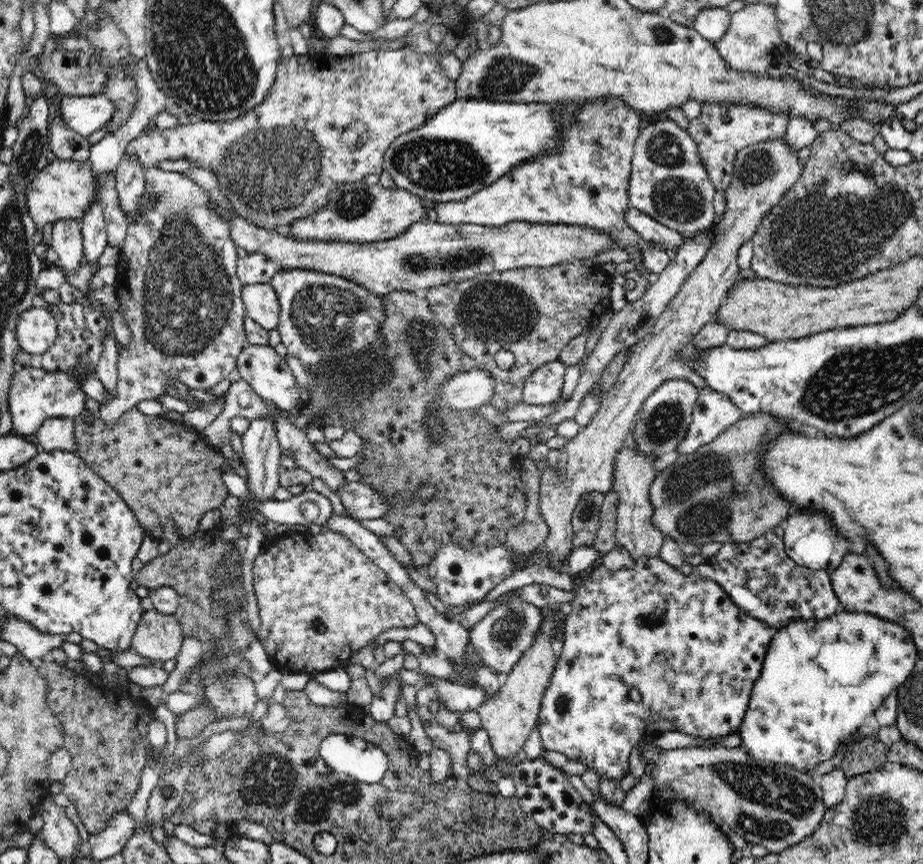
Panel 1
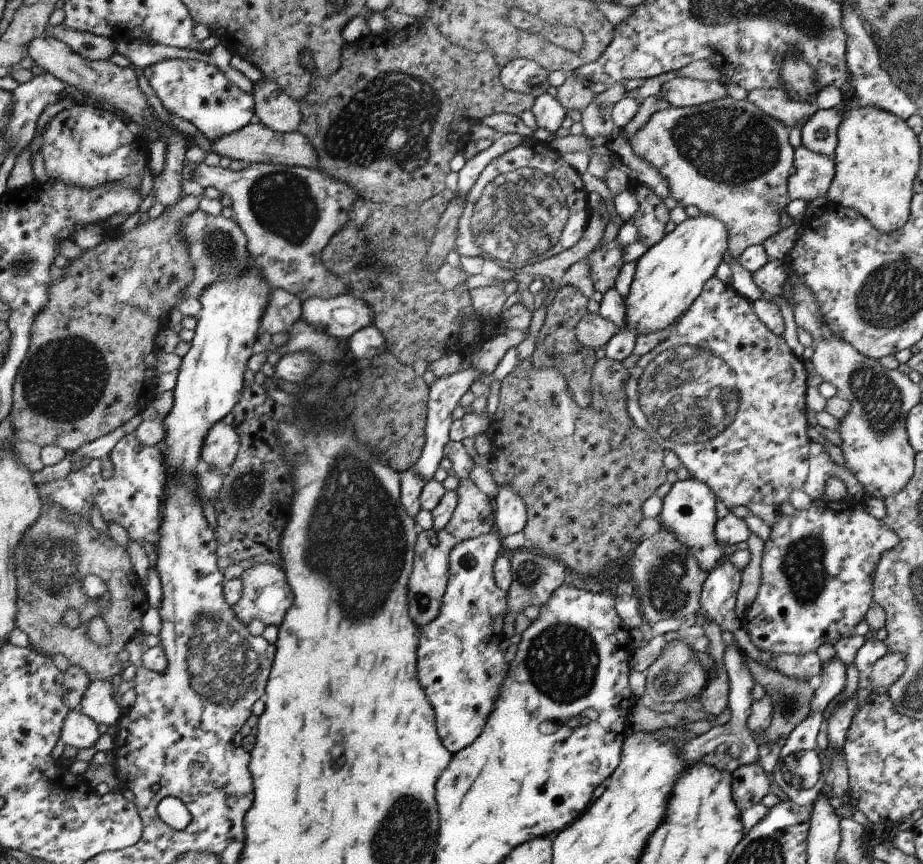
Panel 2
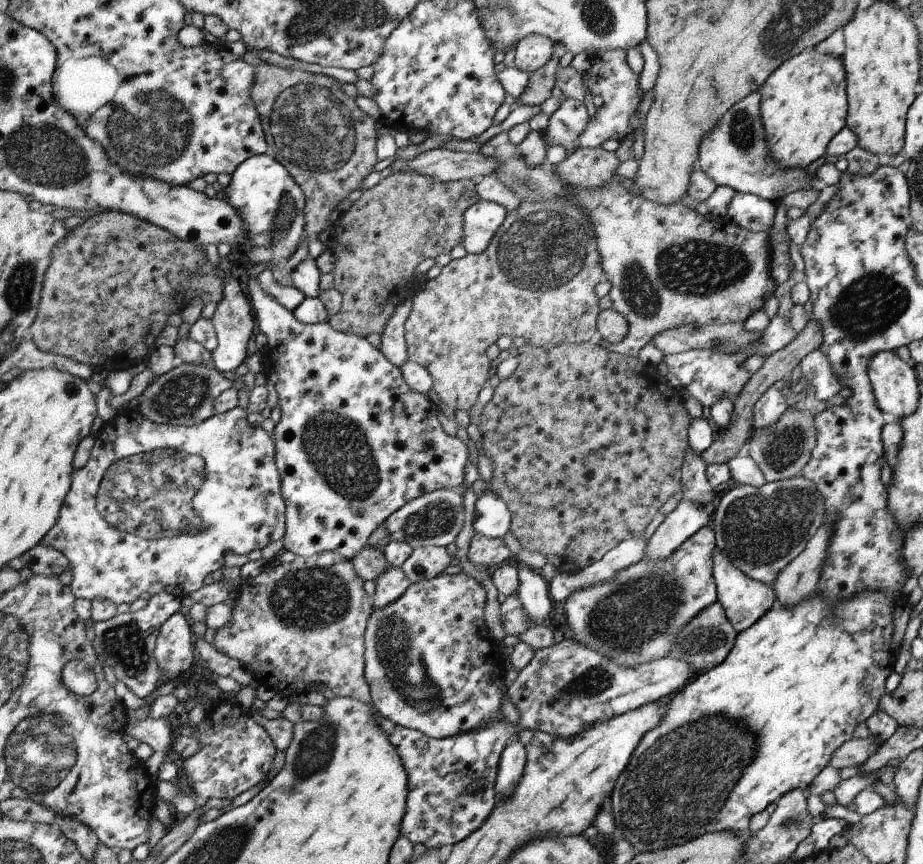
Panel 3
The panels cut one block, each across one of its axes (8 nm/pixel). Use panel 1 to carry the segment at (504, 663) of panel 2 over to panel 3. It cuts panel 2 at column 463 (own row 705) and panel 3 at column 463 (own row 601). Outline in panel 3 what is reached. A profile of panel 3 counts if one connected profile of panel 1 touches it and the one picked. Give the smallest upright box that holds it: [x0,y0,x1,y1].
[364,571,510,739]

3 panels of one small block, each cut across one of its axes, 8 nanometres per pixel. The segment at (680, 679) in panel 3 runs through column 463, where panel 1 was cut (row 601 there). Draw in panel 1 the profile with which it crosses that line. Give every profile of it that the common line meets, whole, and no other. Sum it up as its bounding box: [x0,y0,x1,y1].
[693,529,841,631]

